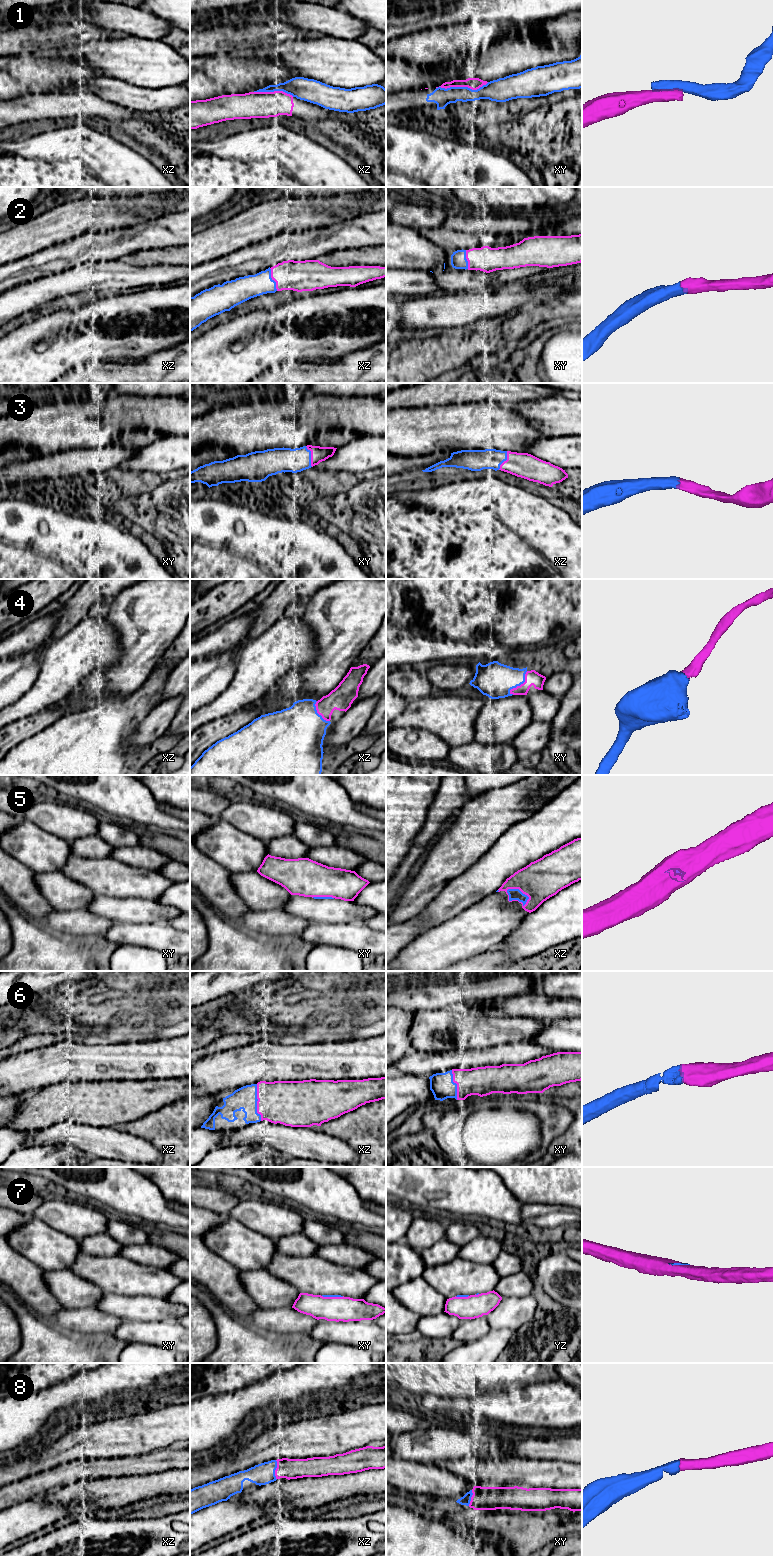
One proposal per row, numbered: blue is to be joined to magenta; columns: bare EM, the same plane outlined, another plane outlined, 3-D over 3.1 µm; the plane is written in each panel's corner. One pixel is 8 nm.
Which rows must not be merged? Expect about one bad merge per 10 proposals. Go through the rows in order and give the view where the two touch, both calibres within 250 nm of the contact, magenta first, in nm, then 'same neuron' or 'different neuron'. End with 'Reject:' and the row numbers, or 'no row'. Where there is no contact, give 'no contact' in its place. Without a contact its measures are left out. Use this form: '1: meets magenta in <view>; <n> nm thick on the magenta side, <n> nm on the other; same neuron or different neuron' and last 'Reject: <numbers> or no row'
1: meets magenta in xy; 100 nm thick on the magenta side, 150 nm on the other; different neuron
2: meets magenta in xz; 240 nm thick on the magenta side, 190 nm on the other; same neuron
3: meets magenta in xy; 130 nm thick on the magenta side, 190 nm on the other; same neuron
4: meets magenta in xy; 120 nm thick on the magenta side, 280 nm on the other; same neuron
5: meets magenta in xz; 320 nm thick on the magenta side, 100 nm on the other; different neuron
6: meets magenta in xz; 360 nm thick on the magenta side, 180 nm on the other; same neuron
7: meets magenta in xy; 200 nm thick on the magenta side, 20 nm on the other; same neuron
8: meets magenta in xz; 160 nm thick on the magenta side, 170 nm on the other; same neuron
Reject: 1, 5

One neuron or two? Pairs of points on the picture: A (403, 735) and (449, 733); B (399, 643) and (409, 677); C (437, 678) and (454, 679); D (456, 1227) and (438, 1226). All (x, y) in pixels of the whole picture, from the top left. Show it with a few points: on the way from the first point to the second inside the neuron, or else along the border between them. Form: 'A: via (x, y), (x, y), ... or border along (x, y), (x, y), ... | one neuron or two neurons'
A: border along (410, 728), (430, 731), (450, 747) | two neurons
B: border along (416, 666), (403, 666), (399, 668) | two neurons
C: via (441, 678), (450, 679) | one neuron
D: border along (446, 1223), (444, 1237) | two neurons

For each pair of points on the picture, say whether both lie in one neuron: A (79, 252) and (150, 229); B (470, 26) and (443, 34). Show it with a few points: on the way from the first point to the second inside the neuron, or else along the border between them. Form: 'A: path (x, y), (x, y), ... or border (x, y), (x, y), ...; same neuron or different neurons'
A: path (97, 245), (114, 245), (132, 239); same neuron
B: path (463, 33), (450, 34); same neuron

